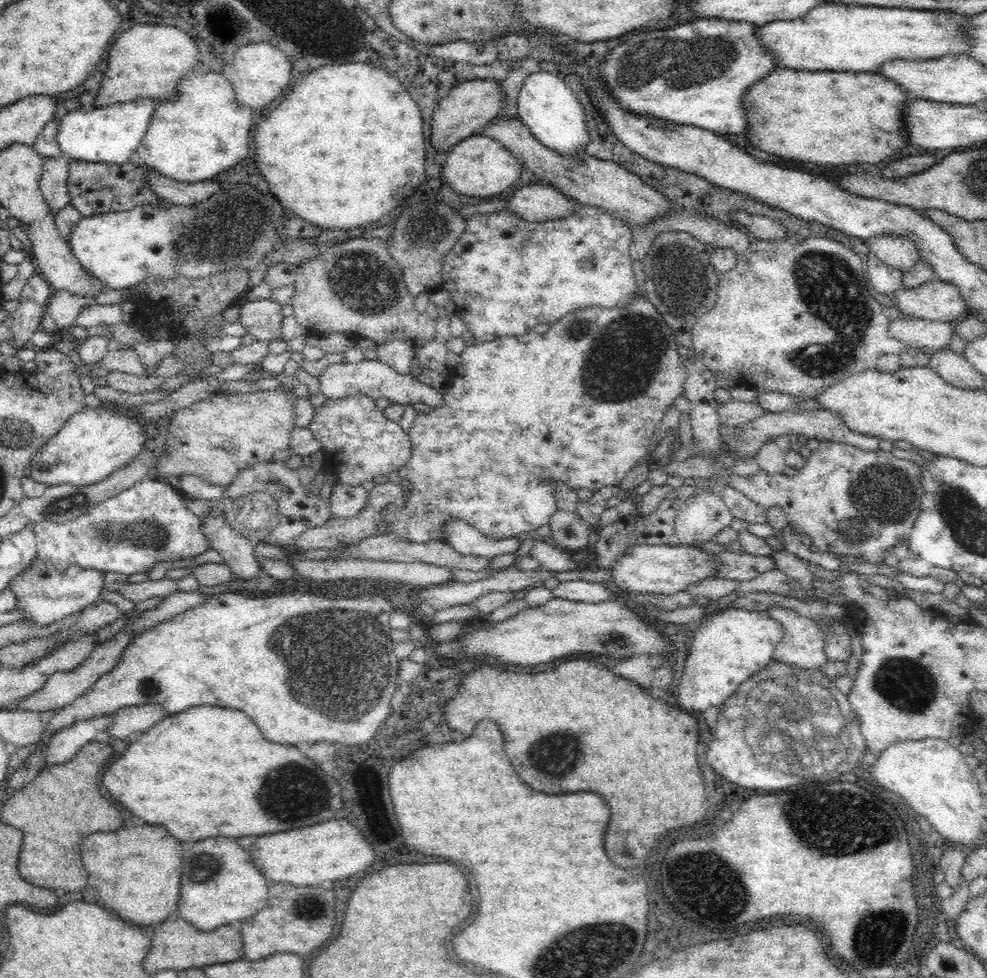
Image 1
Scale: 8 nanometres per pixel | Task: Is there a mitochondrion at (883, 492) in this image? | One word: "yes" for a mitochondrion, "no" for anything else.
yes

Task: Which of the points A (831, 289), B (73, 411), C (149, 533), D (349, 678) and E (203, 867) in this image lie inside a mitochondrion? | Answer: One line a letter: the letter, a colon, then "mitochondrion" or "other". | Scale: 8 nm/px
A: mitochondrion
B: other
C: mitochondrion
D: mitochondrion
E: mitochondrion

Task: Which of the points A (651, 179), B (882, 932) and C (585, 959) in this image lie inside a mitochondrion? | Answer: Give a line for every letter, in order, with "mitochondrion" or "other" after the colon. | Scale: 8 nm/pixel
A: other
B: mitochondrion
C: mitochondrion

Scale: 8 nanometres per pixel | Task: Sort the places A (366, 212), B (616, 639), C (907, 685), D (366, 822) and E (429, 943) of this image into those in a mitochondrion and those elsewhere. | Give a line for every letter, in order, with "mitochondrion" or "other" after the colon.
A: other
B: other
C: mitochondrion
D: other
E: other

